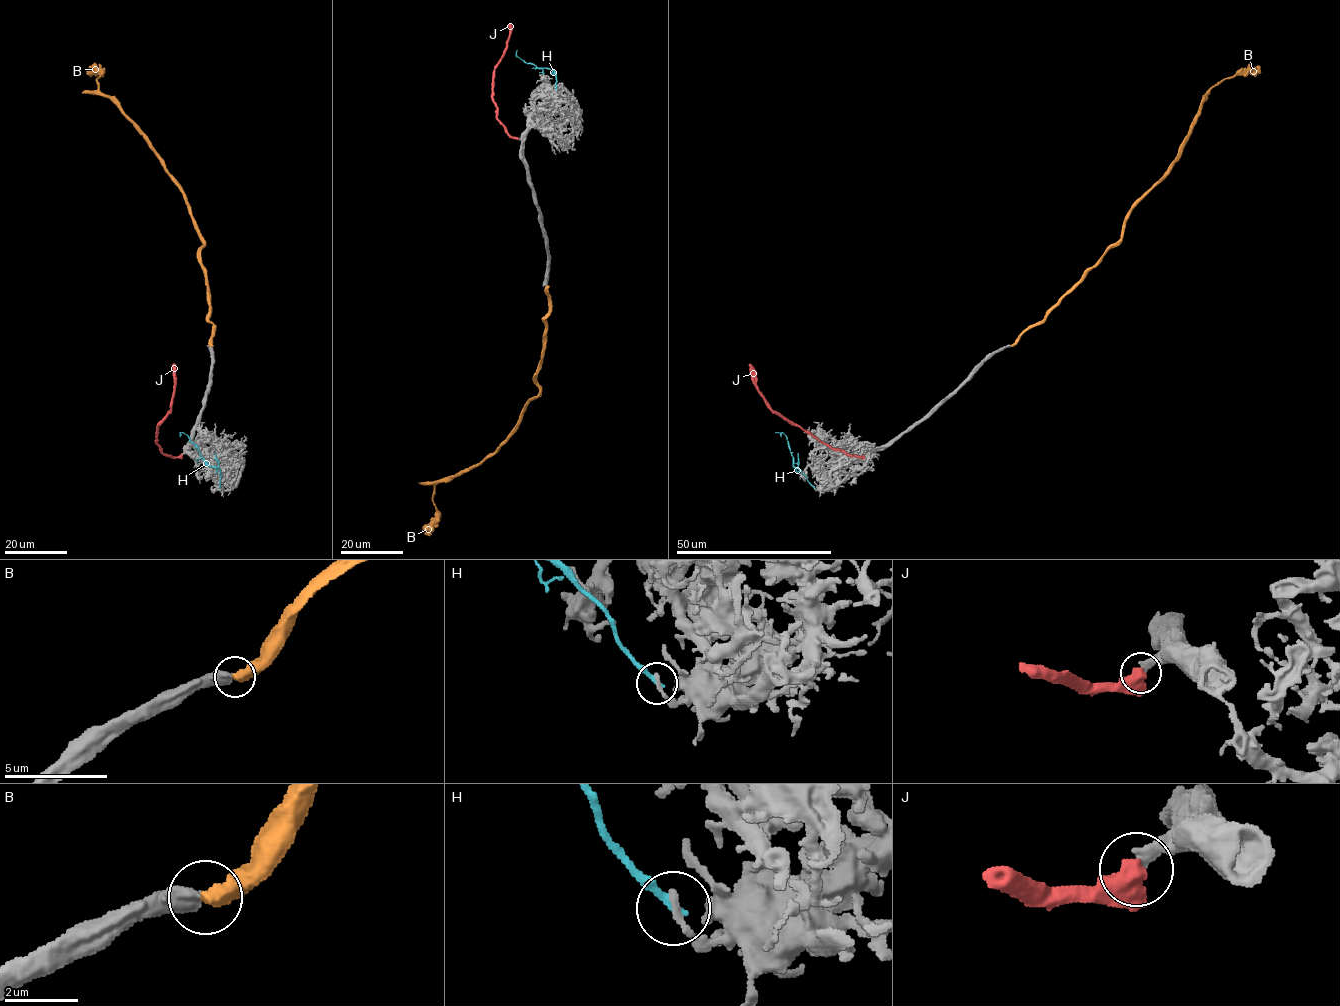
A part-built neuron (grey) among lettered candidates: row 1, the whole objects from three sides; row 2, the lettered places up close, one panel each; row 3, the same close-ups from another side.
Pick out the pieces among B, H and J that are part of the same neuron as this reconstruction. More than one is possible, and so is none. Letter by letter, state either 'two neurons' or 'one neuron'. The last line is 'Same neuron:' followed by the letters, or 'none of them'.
B: two neurons
H: two neurons
J: one neuron
Same neuron: J

